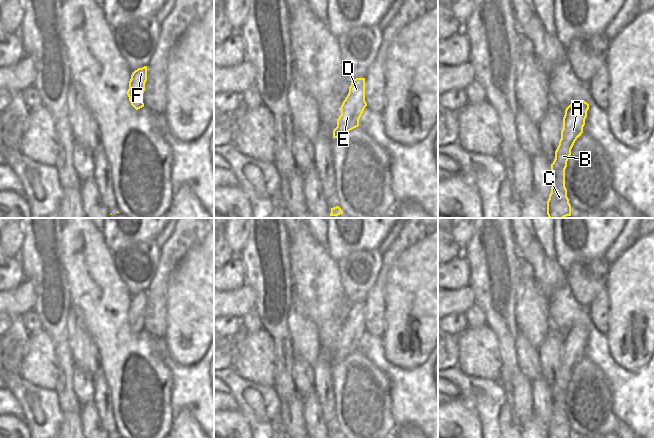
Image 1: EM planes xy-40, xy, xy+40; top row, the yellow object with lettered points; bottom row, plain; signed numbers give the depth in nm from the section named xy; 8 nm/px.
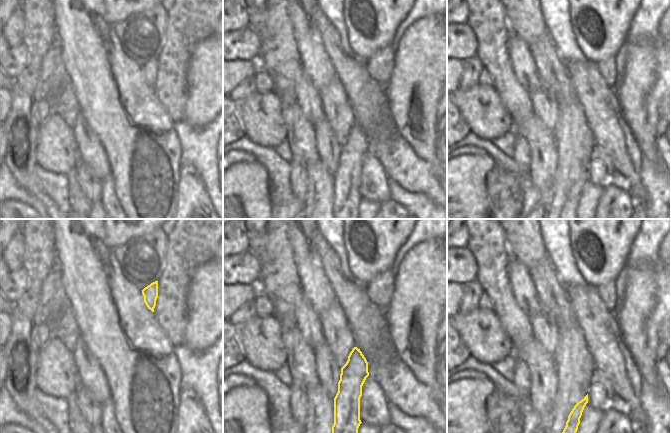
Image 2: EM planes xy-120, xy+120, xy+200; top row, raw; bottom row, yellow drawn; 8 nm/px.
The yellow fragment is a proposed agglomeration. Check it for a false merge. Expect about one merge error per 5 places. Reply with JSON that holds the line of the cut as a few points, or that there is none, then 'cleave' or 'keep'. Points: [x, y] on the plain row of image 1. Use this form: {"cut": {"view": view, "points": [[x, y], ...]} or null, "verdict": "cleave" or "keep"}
{"cut": null, "verdict": "keep"}

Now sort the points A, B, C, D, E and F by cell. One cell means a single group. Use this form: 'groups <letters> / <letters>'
groups A B C D E F

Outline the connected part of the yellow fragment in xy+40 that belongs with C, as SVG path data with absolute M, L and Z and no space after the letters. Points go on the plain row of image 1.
M578 324L565 334L561 363L555 375L555 383L551 388L553 409L547 425L547 438L571 438L571 429L565 411L565 393L572 371L583 357L588 333L587 326Z

